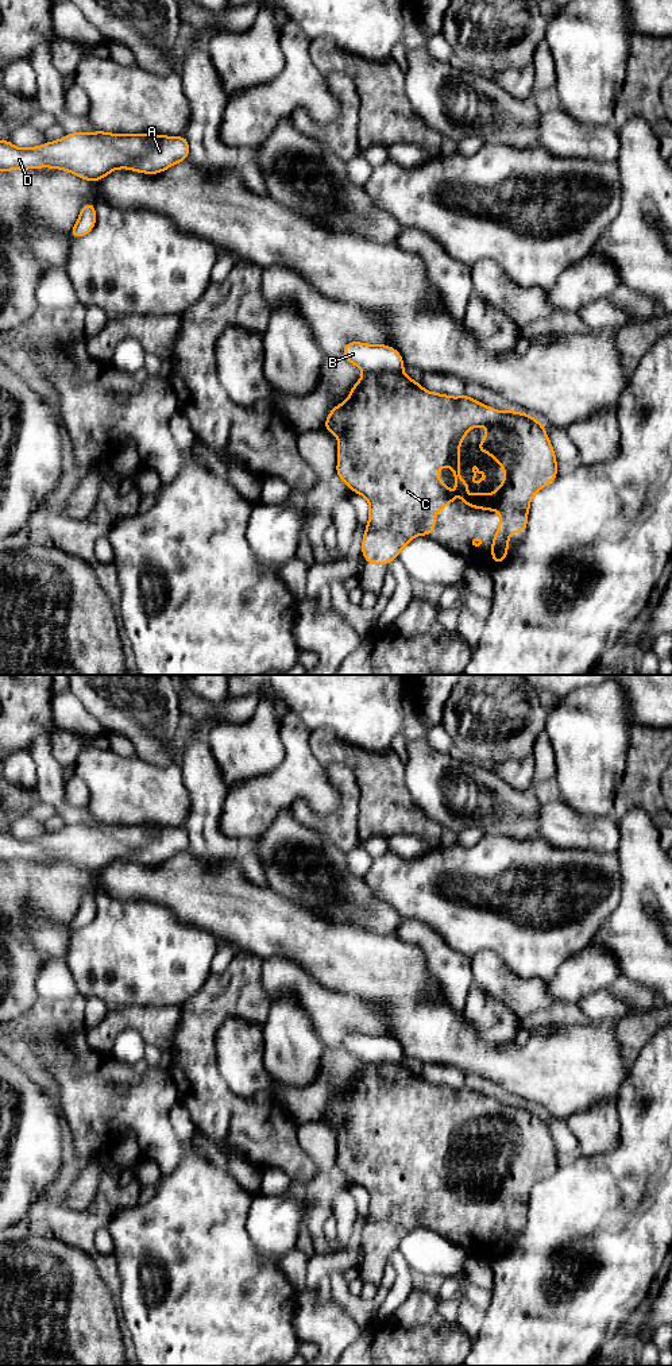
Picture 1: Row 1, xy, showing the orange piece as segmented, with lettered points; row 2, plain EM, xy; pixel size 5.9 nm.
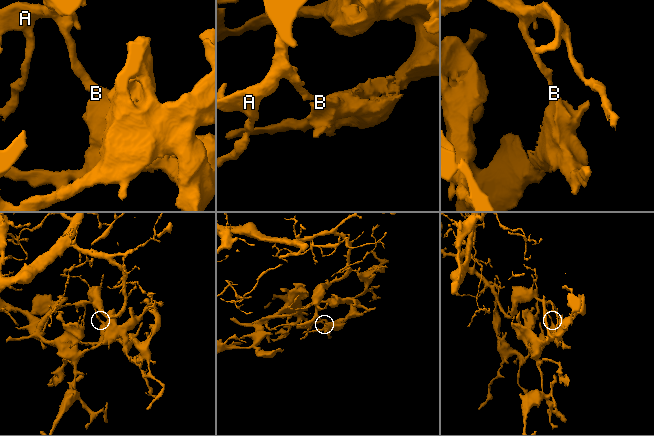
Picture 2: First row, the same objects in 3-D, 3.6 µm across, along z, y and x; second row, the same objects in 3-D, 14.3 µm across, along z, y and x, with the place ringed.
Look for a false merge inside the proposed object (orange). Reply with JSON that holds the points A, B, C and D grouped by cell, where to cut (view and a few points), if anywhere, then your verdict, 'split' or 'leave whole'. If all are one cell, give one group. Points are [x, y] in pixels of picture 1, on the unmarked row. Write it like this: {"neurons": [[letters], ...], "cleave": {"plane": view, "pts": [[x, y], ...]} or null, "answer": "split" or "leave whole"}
{"neurons": [["A", "B", "D"], ["C"]], "cleave": {"plane": "xy", "pts": [[366, 1062], [401, 1064]]}, "answer": "split"}

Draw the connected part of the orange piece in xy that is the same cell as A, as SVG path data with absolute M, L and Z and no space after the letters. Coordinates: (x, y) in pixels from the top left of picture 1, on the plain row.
M67 825L38 838L18 840L0 831L0 863L53 858L81 871L101 872L115 860L157 865L188 850L186 827L151 825Z

